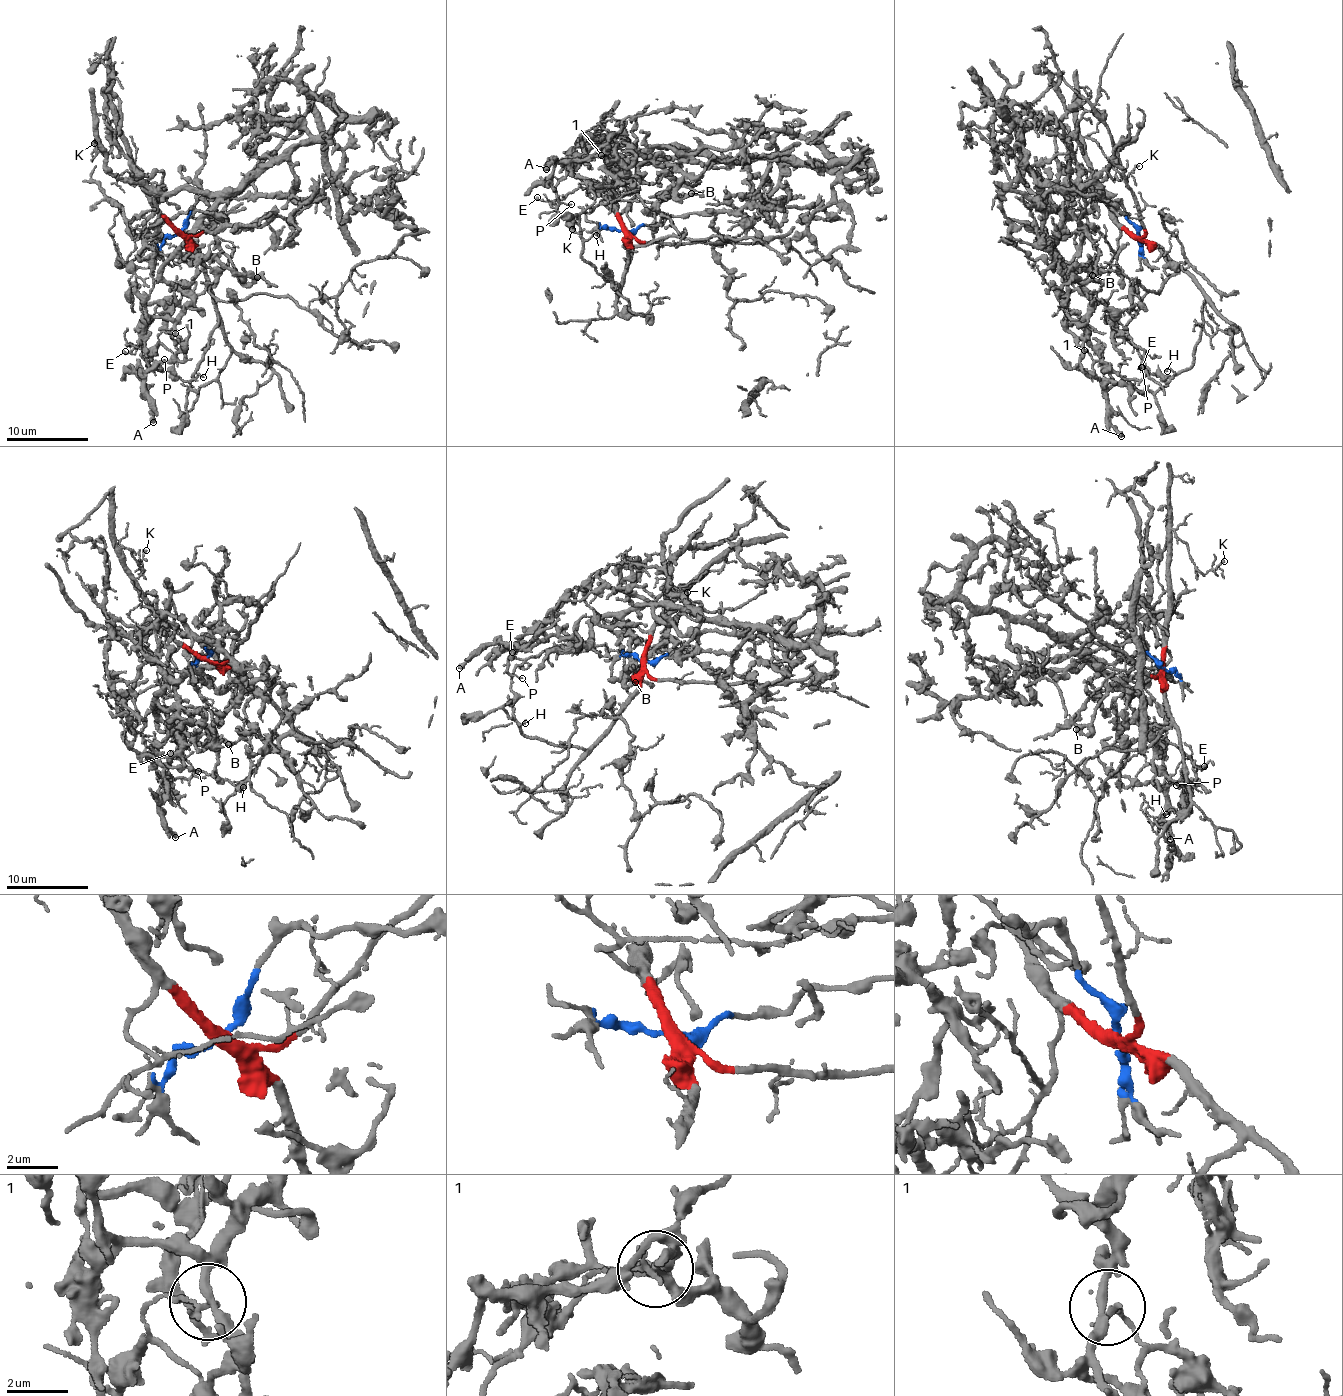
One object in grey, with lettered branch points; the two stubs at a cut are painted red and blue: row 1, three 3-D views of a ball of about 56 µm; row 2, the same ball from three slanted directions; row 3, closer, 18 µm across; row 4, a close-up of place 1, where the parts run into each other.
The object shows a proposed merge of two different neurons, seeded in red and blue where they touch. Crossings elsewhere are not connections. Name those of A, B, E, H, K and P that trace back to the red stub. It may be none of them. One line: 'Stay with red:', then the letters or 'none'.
Stay with red: E, H, K, P

